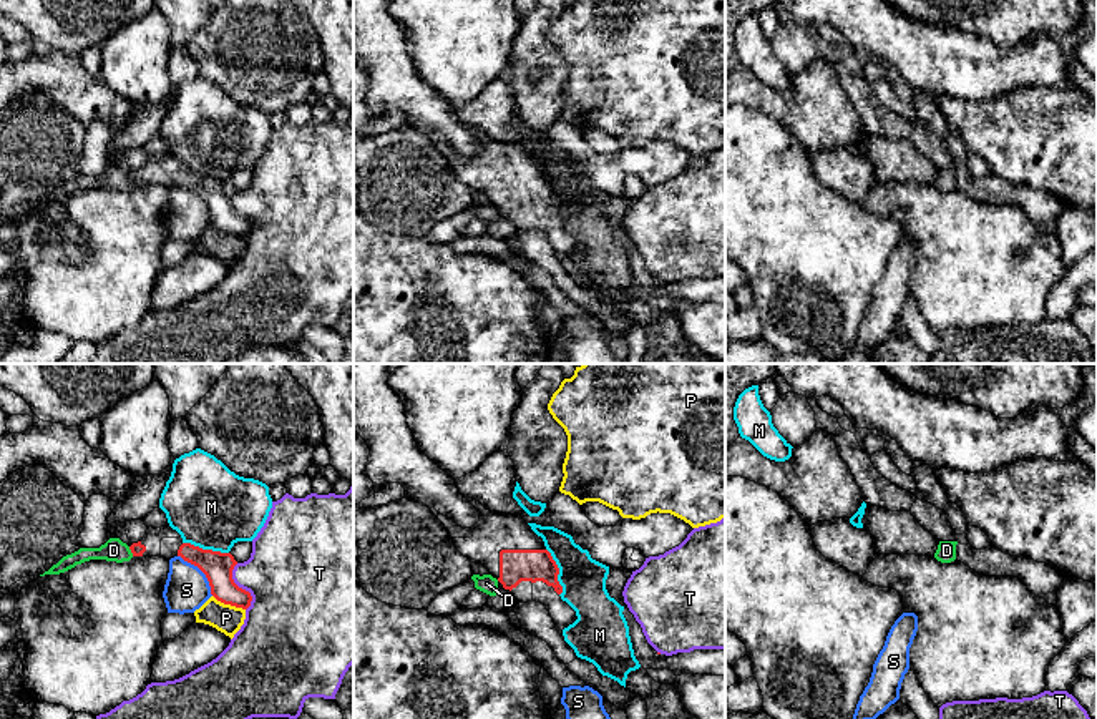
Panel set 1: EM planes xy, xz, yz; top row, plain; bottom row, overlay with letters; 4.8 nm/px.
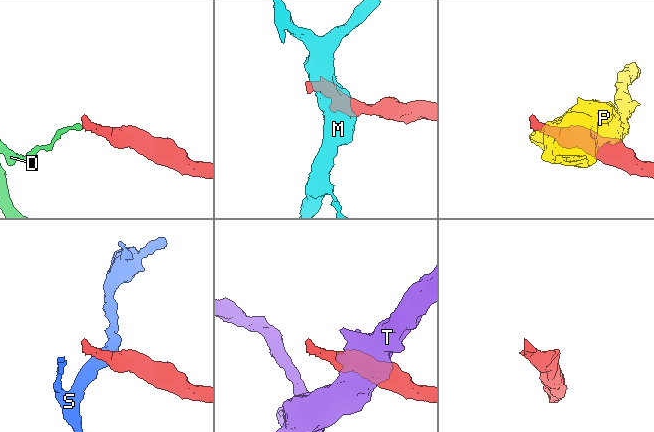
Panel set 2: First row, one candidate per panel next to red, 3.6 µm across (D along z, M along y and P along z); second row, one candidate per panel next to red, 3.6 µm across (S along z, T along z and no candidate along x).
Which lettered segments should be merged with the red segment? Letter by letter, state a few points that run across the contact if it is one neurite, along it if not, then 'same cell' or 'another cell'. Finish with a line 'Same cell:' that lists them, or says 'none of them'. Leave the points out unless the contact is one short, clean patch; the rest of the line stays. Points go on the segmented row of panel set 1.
D: xy (128, 547), (133, 555) | another cell
M: another cell
P: another cell
S: another cell
T: another cell
Same cell: none of them

